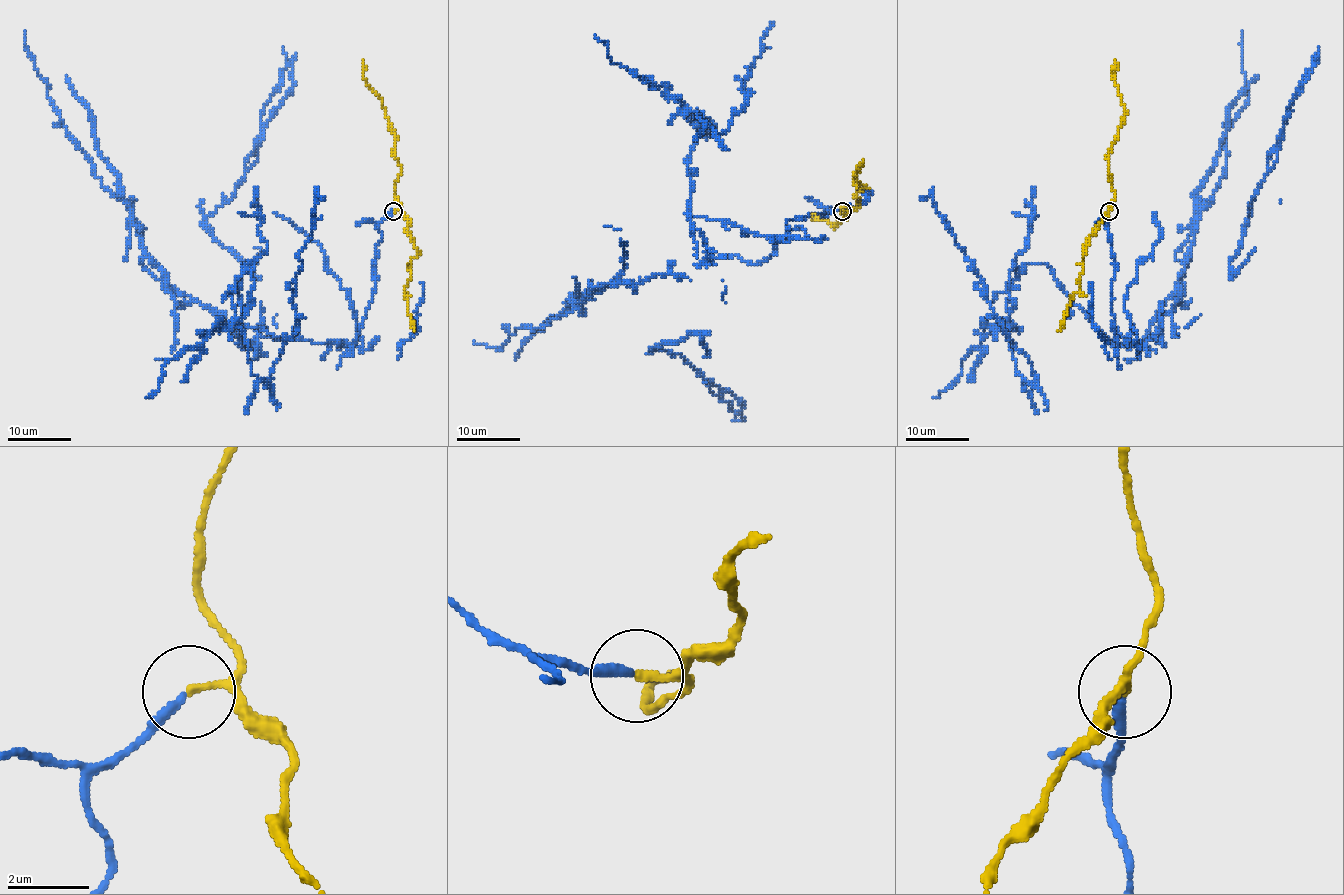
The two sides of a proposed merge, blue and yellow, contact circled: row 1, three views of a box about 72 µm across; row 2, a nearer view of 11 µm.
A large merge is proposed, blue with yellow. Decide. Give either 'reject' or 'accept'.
reject

